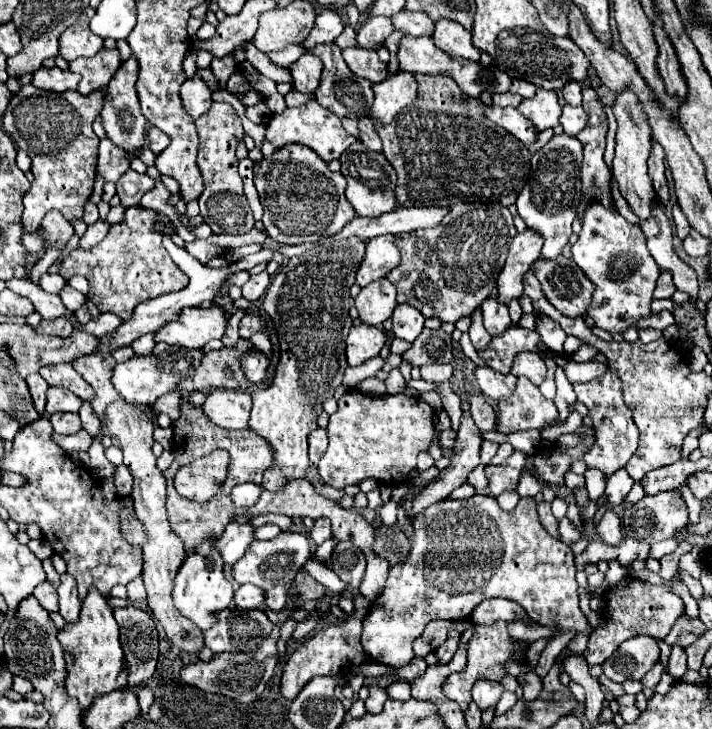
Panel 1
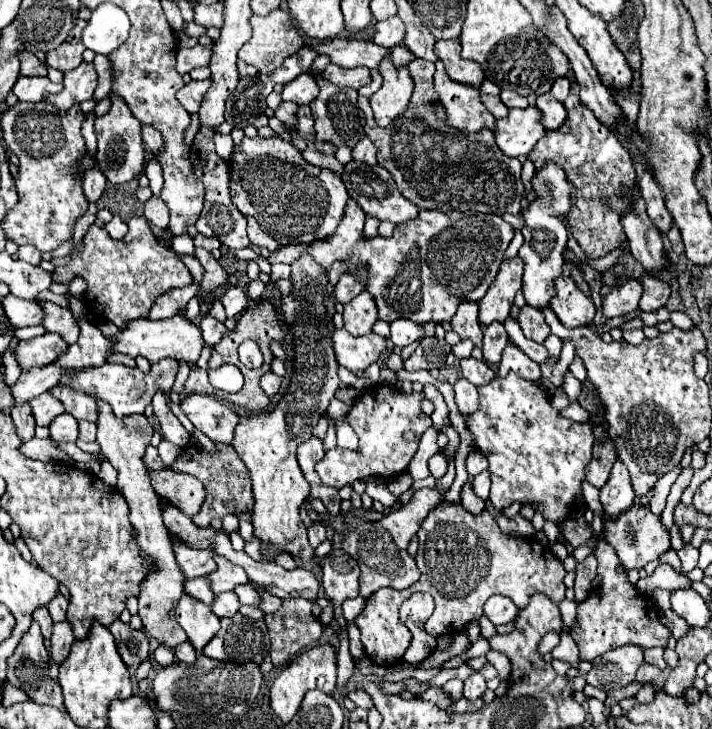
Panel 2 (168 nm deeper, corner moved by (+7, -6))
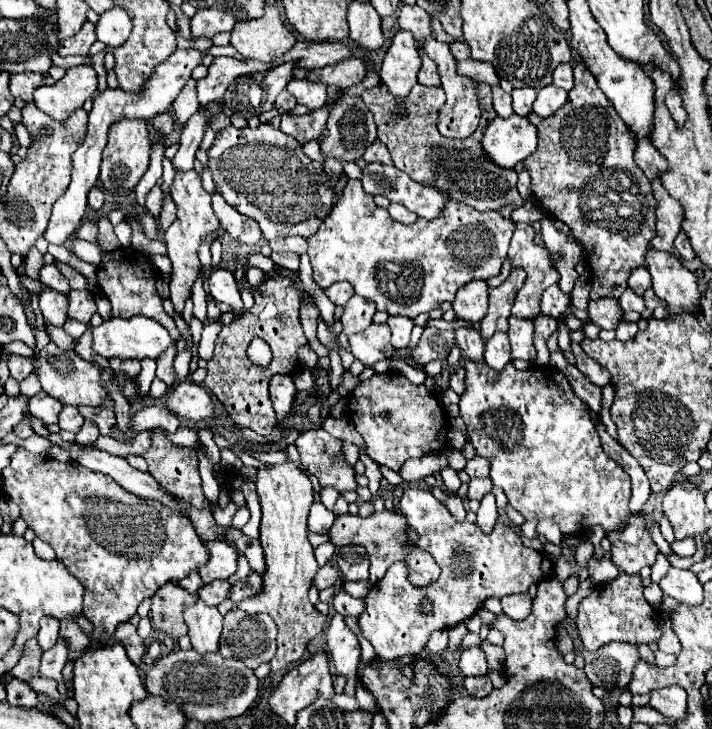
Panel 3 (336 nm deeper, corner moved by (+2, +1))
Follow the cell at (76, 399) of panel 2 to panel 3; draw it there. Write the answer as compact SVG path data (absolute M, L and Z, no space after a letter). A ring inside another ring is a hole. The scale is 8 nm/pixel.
M79 407L79 411L85 419L91 419L99 427L101 435L113 435L113 431L115 431L113 409L107 411L107 409L95 409L95 407Z

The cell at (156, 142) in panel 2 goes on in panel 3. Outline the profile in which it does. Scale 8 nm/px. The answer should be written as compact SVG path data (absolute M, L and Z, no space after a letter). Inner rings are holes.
M171 111L159 113L159 115L155 115L155 119L153 119L153 127L169 135L169 133L173 131L173 121L175 121L175 119L173 119L173 113L171 113Z

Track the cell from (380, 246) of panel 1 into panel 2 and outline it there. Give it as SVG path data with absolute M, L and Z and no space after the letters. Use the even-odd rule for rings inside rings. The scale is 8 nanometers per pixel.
M360 268L360 272L356 272L356 276L340 276L336 288L334 288L334 296L338 302L346 304L350 302L356 294L360 294L364 290L364 280L368 280L368 272L364 272L364 268Z

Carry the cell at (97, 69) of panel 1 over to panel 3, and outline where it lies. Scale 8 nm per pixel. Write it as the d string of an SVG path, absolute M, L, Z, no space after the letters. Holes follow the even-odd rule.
M81 65L73 67L51 87L37 87L33 93L33 103L57 121L65 121L73 111L93 97L97 89L97 73L93 67Z

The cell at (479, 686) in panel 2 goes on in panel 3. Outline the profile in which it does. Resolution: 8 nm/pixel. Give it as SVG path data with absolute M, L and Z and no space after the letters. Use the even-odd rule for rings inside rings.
M469 647L461 655L461 673L465 675L485 675L487 673L487 659L479 647Z

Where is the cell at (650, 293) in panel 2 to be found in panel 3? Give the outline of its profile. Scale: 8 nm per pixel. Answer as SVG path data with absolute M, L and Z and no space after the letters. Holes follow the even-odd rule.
M637 267L637 269L633 269L633 273L629 275L627 285L629 285L629 289L633 289L637 295L643 295L643 293L651 287L651 277L649 277L647 267Z

